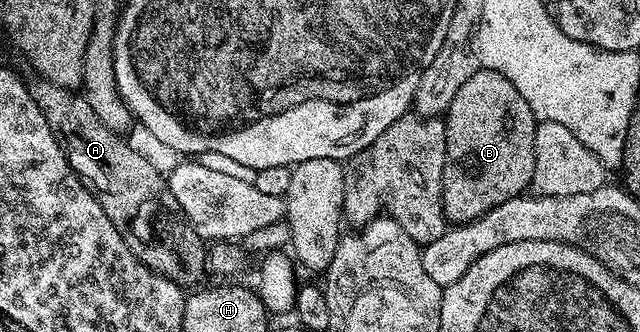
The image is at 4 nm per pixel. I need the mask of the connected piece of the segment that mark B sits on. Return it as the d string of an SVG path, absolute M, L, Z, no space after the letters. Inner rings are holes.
M478 67L450 103L443 118L446 127L446 159L442 175L442 207L444 216L452 225L464 225L481 217L486 211L506 203L506 199L521 196L531 186L534 175L534 135L537 119L530 111L530 103L518 95L518 91L506 75Z

